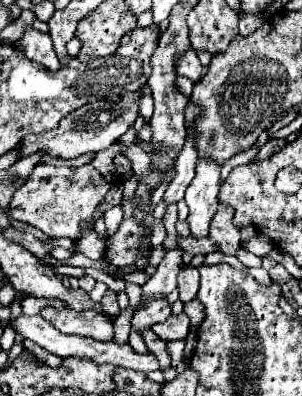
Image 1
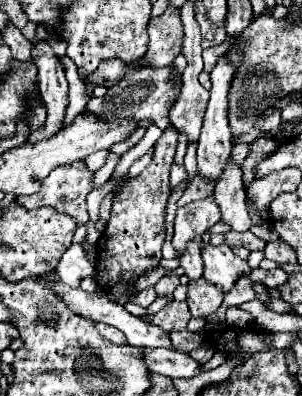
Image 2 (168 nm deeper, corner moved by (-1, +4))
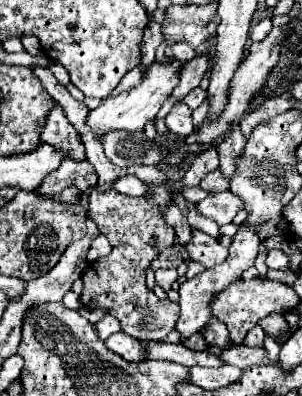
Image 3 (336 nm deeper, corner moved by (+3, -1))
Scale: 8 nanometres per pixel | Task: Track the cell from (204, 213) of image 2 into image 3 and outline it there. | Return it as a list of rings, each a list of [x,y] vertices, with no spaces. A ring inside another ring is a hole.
[[[230,191],[224,193],[216,193],[216,195],[208,195],[206,199],[202,199],[200,203],[196,203],[196,209],[202,217],[208,219],[216,219],[218,225],[226,225],[232,223],[234,215],[238,209],[242,209],[242,201],[238,197],[234,197]]]

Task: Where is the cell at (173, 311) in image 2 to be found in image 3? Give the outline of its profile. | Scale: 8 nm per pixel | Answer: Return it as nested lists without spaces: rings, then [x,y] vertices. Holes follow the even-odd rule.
[[[168,183],[148,185],[150,193],[144,197],[130,197],[118,191],[92,191],[90,193],[90,213],[88,217],[98,225],[98,229],[108,237],[112,251],[110,255],[94,261],[82,275],[84,291],[80,301],[86,307],[108,307],[110,315],[120,319],[122,331],[146,341],[162,341],[175,329],[180,314],[177,302],[160,301],[146,287],[146,272],[152,259],[174,245],[174,229],[166,223],[160,205],[172,201],[172,191]]]

